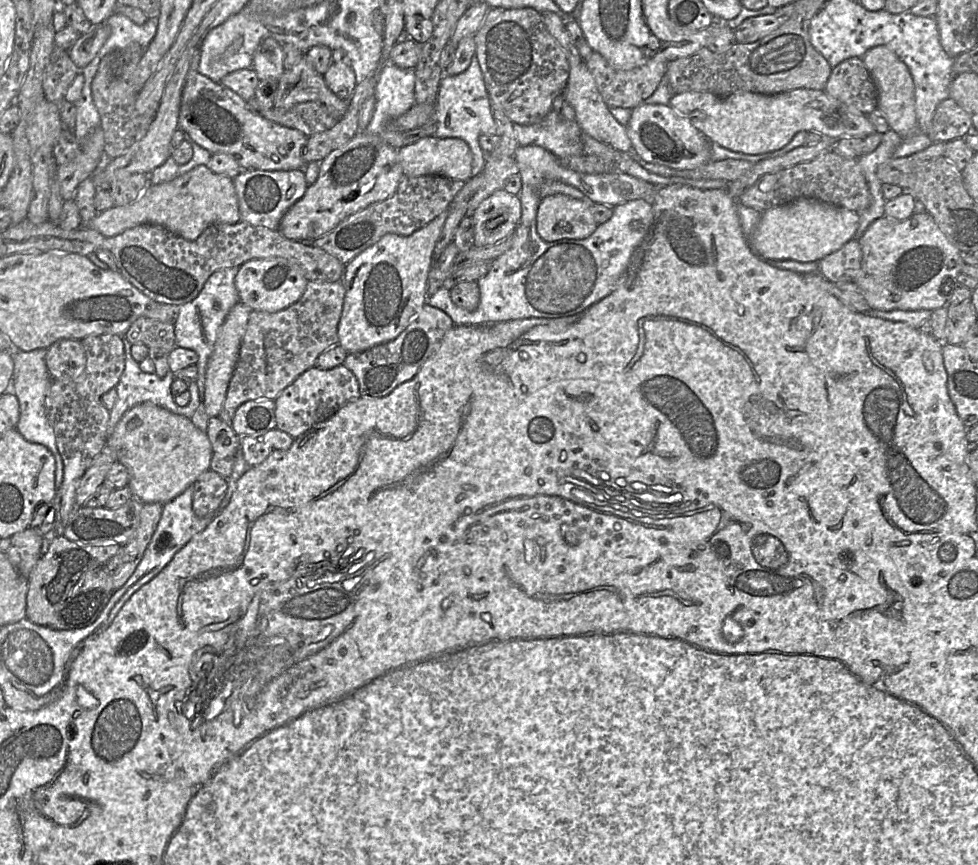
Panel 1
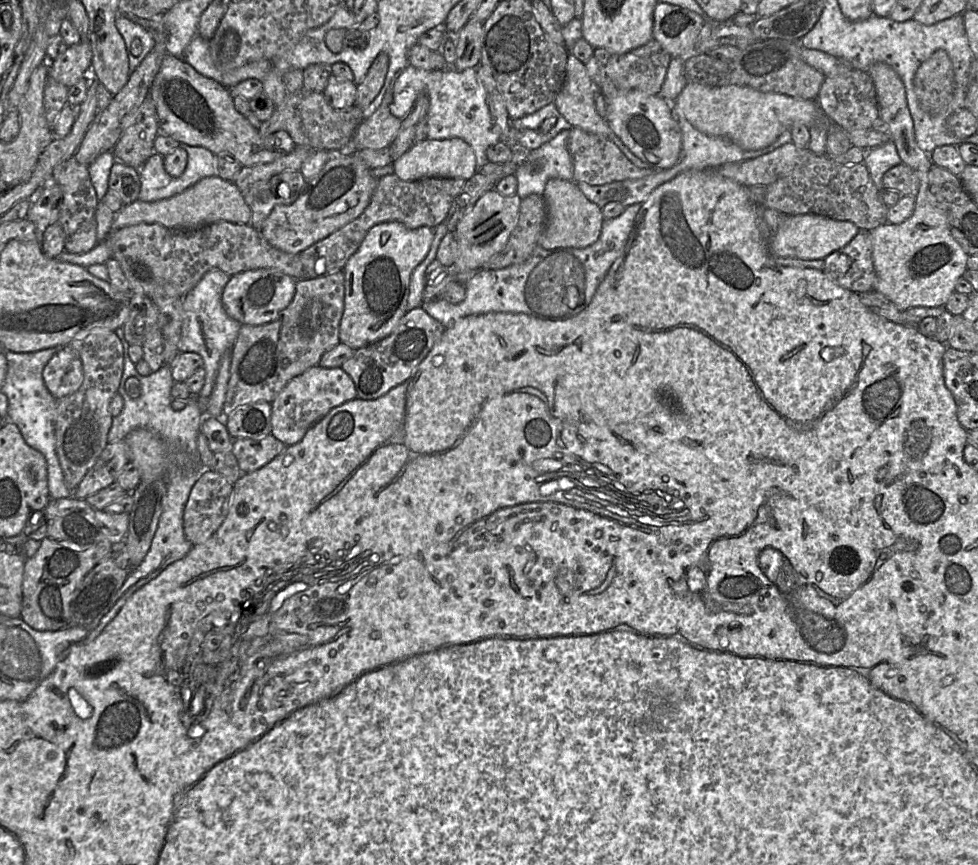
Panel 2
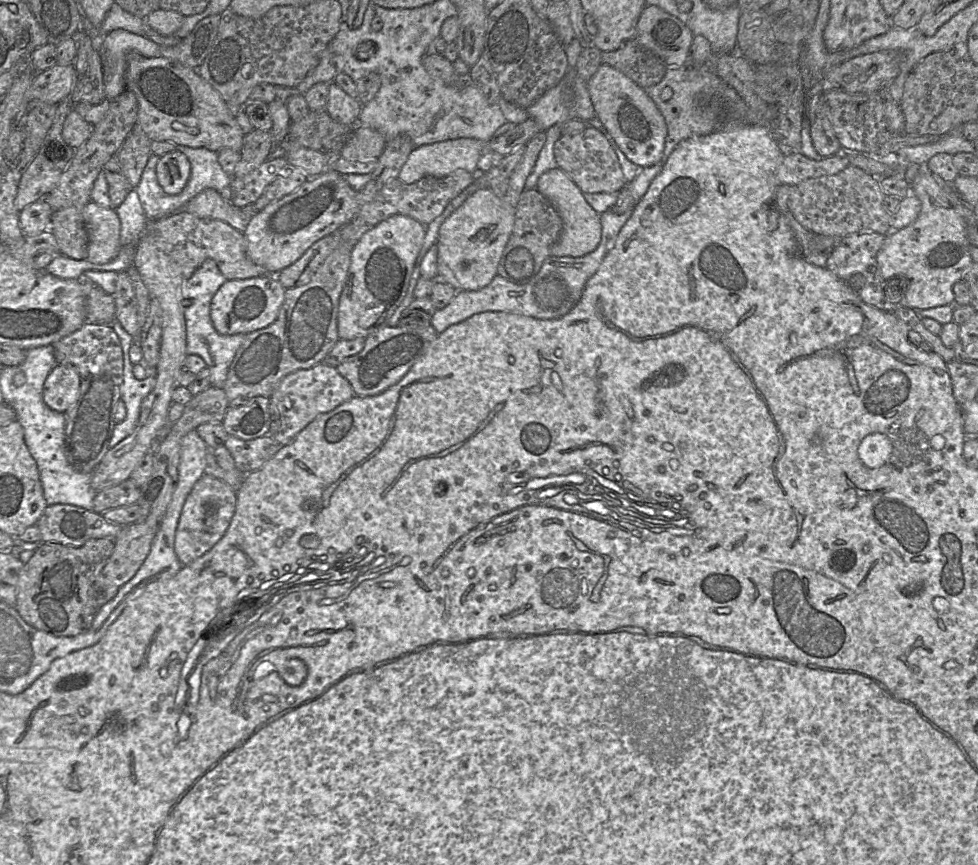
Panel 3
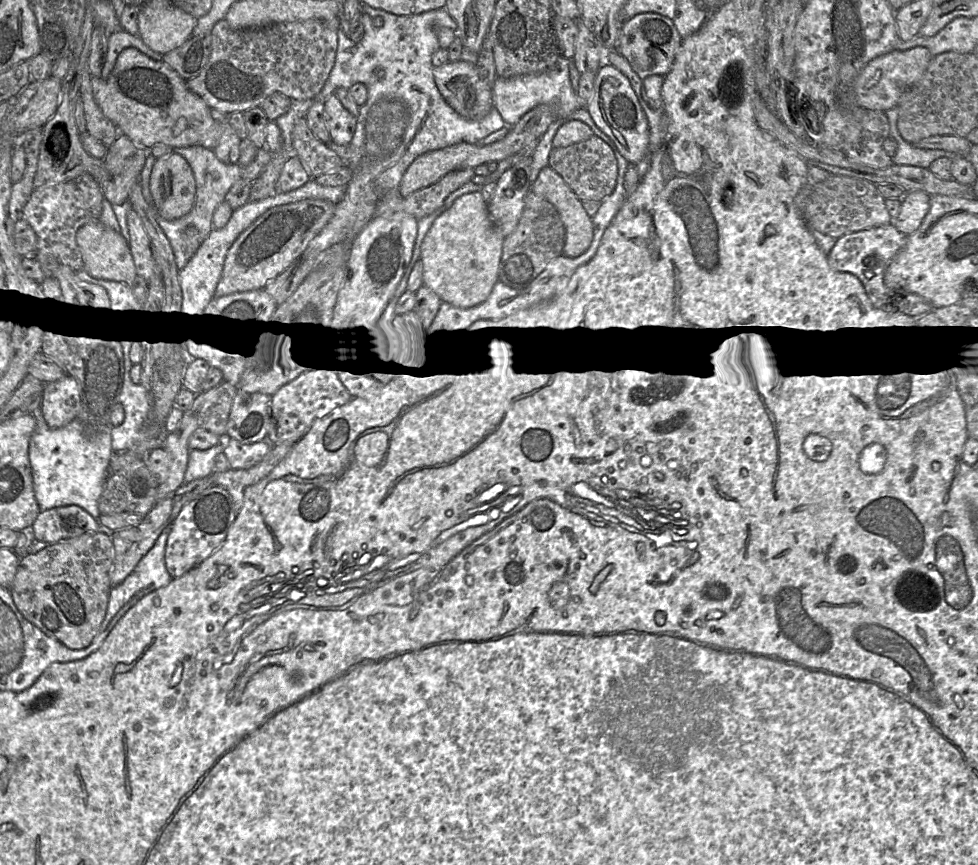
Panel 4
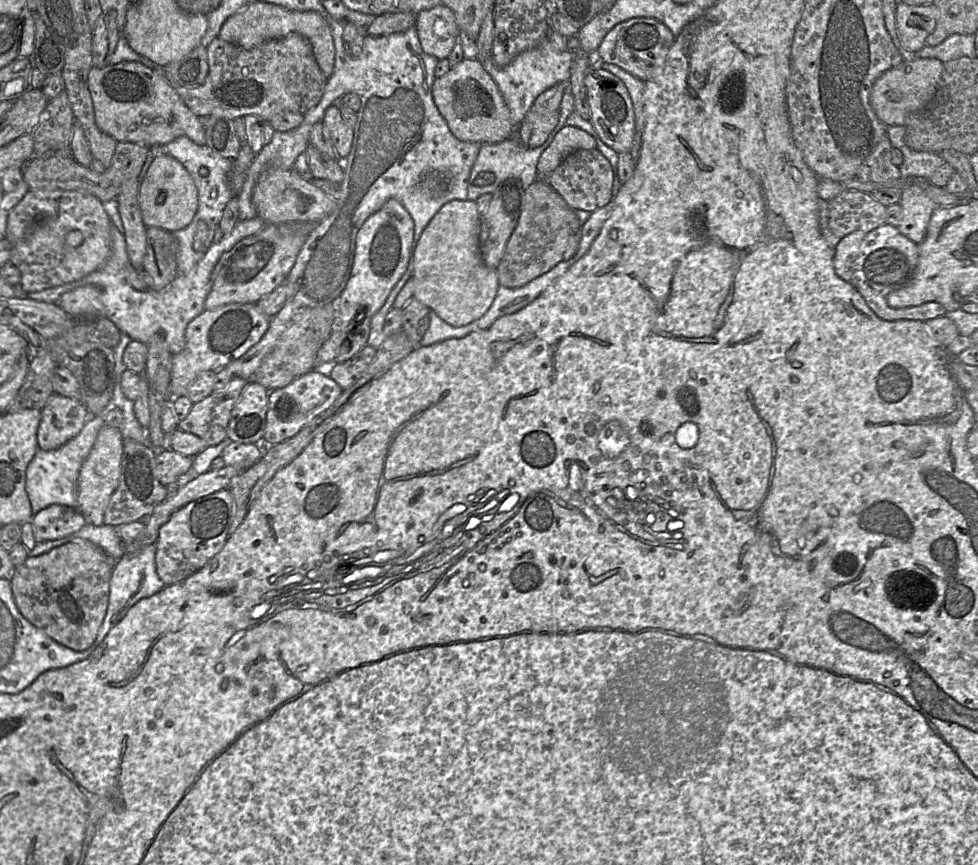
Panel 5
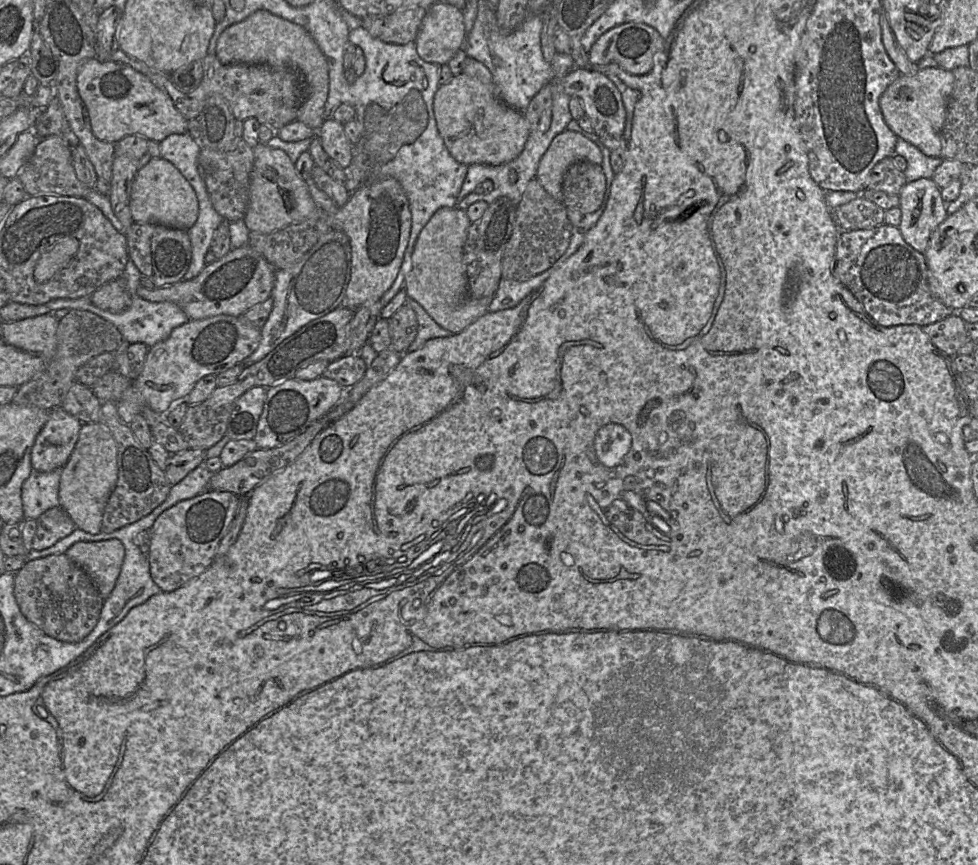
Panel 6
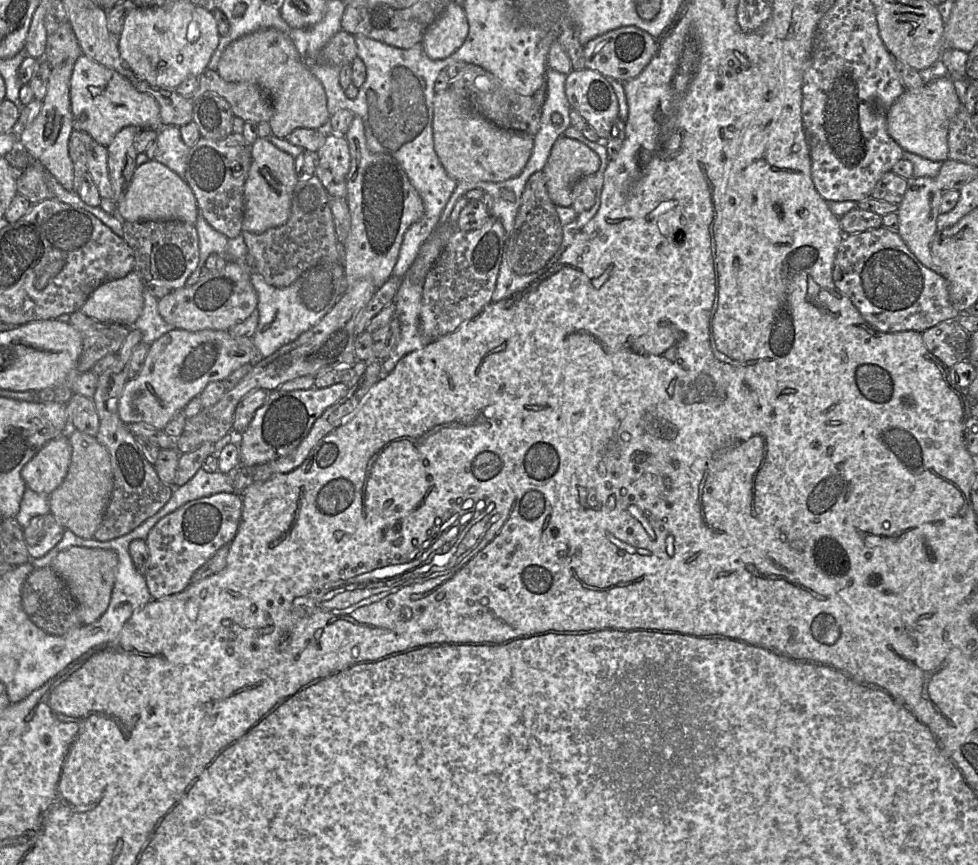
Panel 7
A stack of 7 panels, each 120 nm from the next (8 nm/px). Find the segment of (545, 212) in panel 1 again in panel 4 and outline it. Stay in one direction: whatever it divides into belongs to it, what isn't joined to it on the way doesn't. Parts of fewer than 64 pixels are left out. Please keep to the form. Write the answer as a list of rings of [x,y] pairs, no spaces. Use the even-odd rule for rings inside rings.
[[[543,167],[531,190],[549,201],[557,209],[565,227],[563,255],[576,258],[583,254],[593,239],[591,217],[583,208],[582,201],[575,195],[563,178],[551,167]]]

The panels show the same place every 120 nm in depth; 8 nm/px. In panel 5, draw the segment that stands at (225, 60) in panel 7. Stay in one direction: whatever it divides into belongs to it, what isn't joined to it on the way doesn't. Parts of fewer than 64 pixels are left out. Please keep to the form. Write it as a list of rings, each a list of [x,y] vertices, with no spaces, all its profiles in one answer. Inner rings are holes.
[[[253,1],[224,22],[218,37],[249,50],[293,32],[304,36],[310,42],[321,71],[330,78],[334,71],[335,46],[329,20],[318,12],[296,11],[265,1]]]

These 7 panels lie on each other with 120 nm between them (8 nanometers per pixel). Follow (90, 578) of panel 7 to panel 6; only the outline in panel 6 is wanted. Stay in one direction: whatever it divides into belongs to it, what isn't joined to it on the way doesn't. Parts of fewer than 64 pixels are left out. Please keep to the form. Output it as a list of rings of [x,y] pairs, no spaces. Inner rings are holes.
[[[117,539],[74,543],[66,556],[82,568],[105,600],[112,592],[124,558],[124,547]]]

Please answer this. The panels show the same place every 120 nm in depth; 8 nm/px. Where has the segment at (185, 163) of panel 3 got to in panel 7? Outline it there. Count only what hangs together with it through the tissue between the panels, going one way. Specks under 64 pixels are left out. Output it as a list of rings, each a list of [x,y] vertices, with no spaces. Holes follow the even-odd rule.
[[[152,159],[134,170],[123,198],[117,203],[117,216],[122,221],[178,220],[195,225],[198,206],[188,183],[167,166]]]

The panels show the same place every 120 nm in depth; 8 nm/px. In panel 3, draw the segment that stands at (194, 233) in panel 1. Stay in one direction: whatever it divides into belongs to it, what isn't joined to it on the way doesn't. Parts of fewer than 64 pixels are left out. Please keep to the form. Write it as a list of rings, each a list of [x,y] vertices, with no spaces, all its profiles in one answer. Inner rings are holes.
[[[211,188],[203,190],[190,199],[179,211],[223,221],[242,233],[249,222],[249,217],[242,211],[242,208],[233,205],[224,193]]]

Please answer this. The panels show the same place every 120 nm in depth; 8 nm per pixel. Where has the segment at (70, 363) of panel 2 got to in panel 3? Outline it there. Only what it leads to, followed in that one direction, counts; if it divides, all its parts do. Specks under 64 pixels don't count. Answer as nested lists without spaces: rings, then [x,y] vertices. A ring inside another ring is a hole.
[[[56,364],[43,385],[43,399],[52,410],[65,413],[77,401],[80,376],[72,365]]]

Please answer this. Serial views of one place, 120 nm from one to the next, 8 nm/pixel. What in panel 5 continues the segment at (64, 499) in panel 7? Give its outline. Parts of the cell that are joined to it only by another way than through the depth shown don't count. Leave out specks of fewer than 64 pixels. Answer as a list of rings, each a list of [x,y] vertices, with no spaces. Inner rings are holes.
[[[104,425],[84,460],[77,483],[78,510],[84,516],[87,524],[104,525],[104,513],[116,490],[121,476],[121,460],[123,454],[123,437],[118,427]]]

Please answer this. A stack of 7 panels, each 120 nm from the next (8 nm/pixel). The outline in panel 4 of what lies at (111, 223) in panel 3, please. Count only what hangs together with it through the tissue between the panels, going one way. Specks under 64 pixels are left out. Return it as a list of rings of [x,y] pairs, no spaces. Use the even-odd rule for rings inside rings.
[[[99,219],[78,228],[77,245],[82,253],[83,268],[96,279],[108,279],[132,284],[137,276],[133,257],[126,238],[121,232],[105,226]]]

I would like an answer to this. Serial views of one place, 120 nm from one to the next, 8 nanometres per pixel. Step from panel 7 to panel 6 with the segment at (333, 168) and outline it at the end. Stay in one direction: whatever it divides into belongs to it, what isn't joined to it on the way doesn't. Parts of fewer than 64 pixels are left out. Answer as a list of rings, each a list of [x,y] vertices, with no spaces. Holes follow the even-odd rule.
[[[332,117],[326,118],[317,132],[325,152],[343,169],[347,169],[353,157],[353,146],[349,142],[344,125]]]

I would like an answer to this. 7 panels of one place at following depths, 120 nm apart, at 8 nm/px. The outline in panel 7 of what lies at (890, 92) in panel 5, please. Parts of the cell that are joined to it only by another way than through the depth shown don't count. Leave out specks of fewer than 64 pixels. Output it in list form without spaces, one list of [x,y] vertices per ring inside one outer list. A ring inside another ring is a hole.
[[[950,76],[938,78],[917,90],[905,90],[887,114],[887,132],[903,151],[945,162],[948,160],[949,126],[960,108],[953,79]]]

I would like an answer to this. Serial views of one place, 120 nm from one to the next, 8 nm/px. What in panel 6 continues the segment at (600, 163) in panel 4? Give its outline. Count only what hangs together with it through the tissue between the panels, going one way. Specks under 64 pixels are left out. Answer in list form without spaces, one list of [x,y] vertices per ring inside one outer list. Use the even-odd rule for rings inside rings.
[[[580,160],[566,170],[562,182],[562,203],[586,215],[596,211],[603,201],[606,177],[602,166]]]

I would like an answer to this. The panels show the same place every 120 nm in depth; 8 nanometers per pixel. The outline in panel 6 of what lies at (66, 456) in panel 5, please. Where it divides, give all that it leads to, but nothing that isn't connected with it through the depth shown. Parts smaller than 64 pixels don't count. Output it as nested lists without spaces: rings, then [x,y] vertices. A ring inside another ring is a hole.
[[[32,468],[21,492],[24,519],[36,520],[46,510],[59,505],[61,471],[40,472]]]

